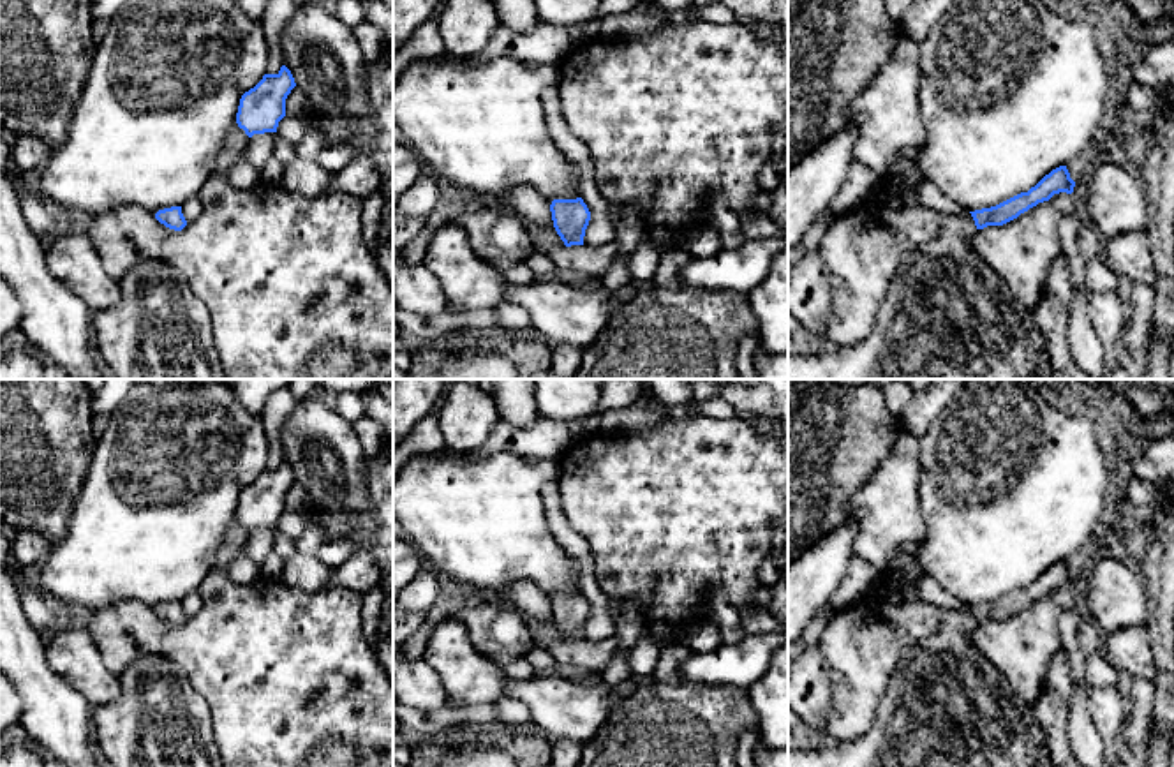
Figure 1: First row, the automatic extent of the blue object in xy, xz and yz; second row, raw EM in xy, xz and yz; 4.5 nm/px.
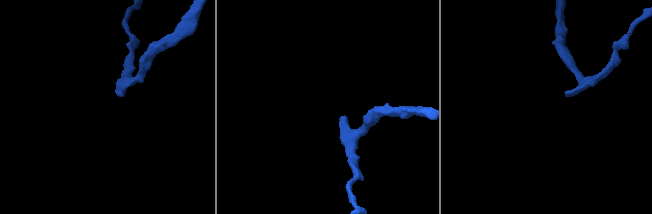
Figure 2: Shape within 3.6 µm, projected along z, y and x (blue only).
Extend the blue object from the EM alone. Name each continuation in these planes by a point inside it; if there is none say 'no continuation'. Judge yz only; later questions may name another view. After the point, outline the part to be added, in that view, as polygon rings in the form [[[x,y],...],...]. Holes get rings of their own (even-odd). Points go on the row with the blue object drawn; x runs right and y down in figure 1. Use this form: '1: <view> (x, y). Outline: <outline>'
1: yz (947, 314). Outline: [[[970,212],[943,215],[940,235],[903,256],[867,337],[816,356],[788,354],[788,379],[1051,379],[1033,312],[970,247],[973,229]]]

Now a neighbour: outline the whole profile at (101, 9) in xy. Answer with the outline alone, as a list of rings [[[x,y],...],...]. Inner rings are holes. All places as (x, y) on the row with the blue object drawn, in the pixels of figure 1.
[[[93,0],[92,2],[92,16],[93,21],[111,19],[116,11],[123,5],[125,0]]]

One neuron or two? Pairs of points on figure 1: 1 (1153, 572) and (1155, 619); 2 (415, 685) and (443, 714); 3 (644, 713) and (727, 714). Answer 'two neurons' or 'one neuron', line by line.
1: one neuron
2: two neurons
3: one neuron

